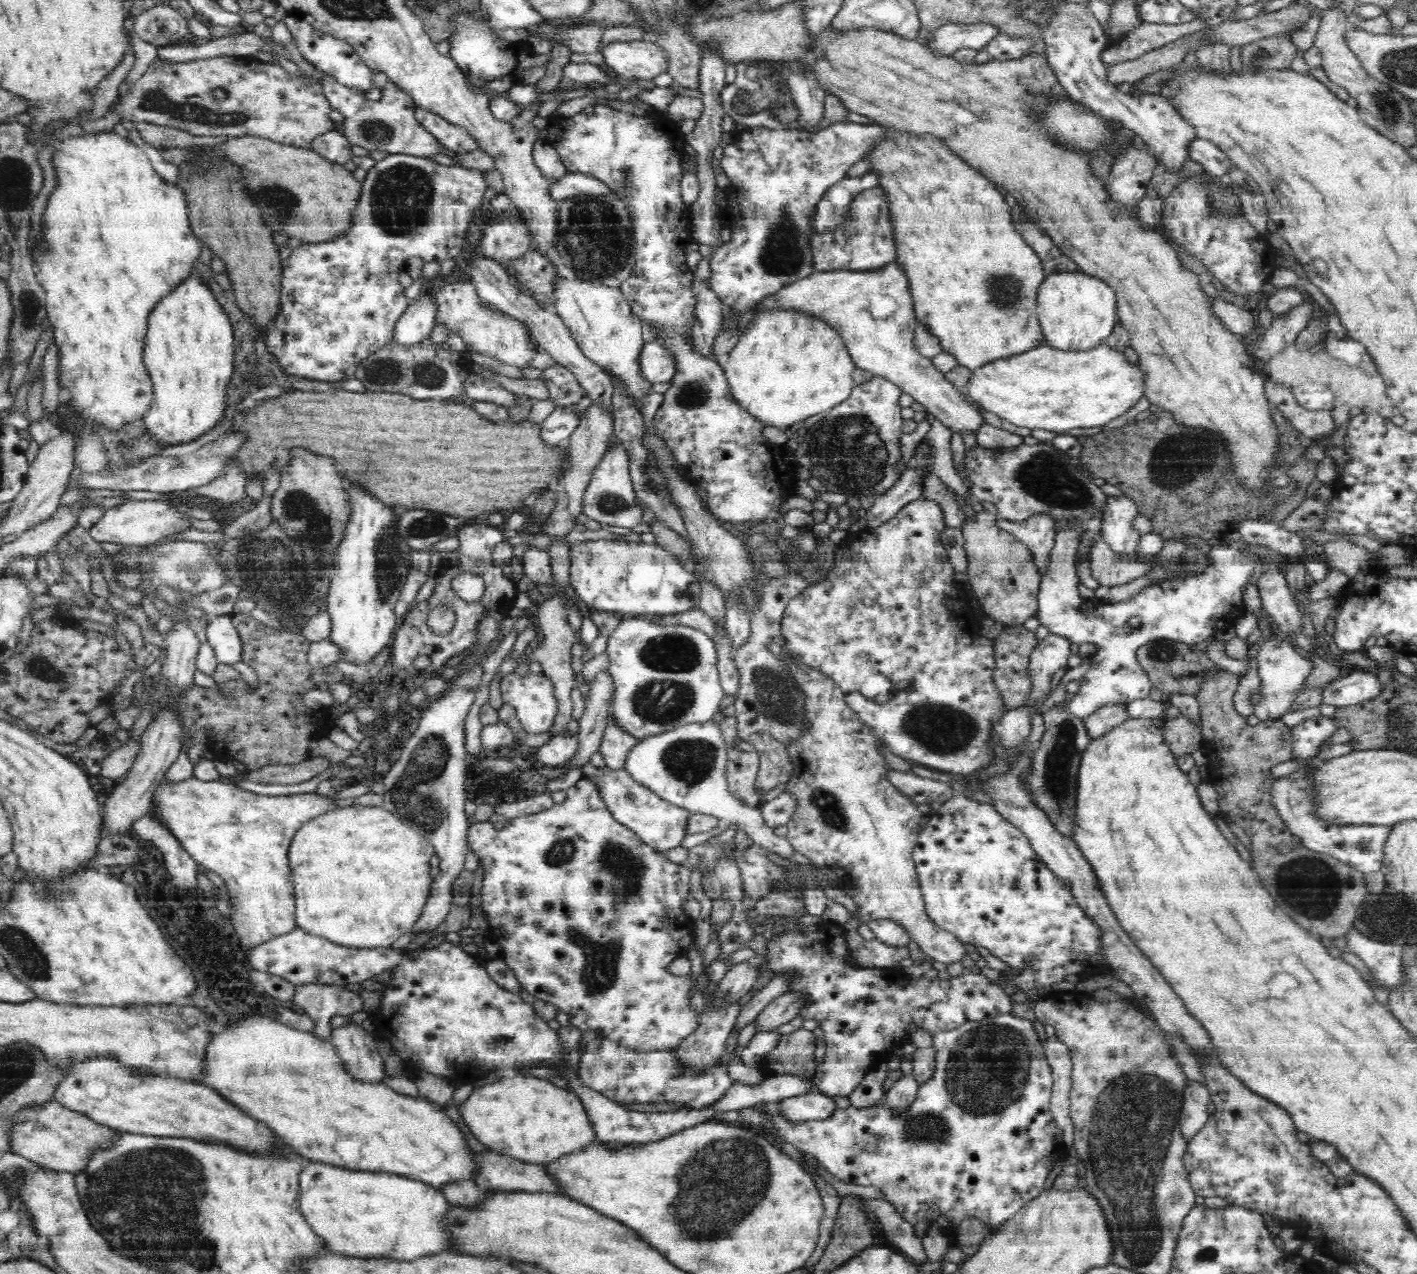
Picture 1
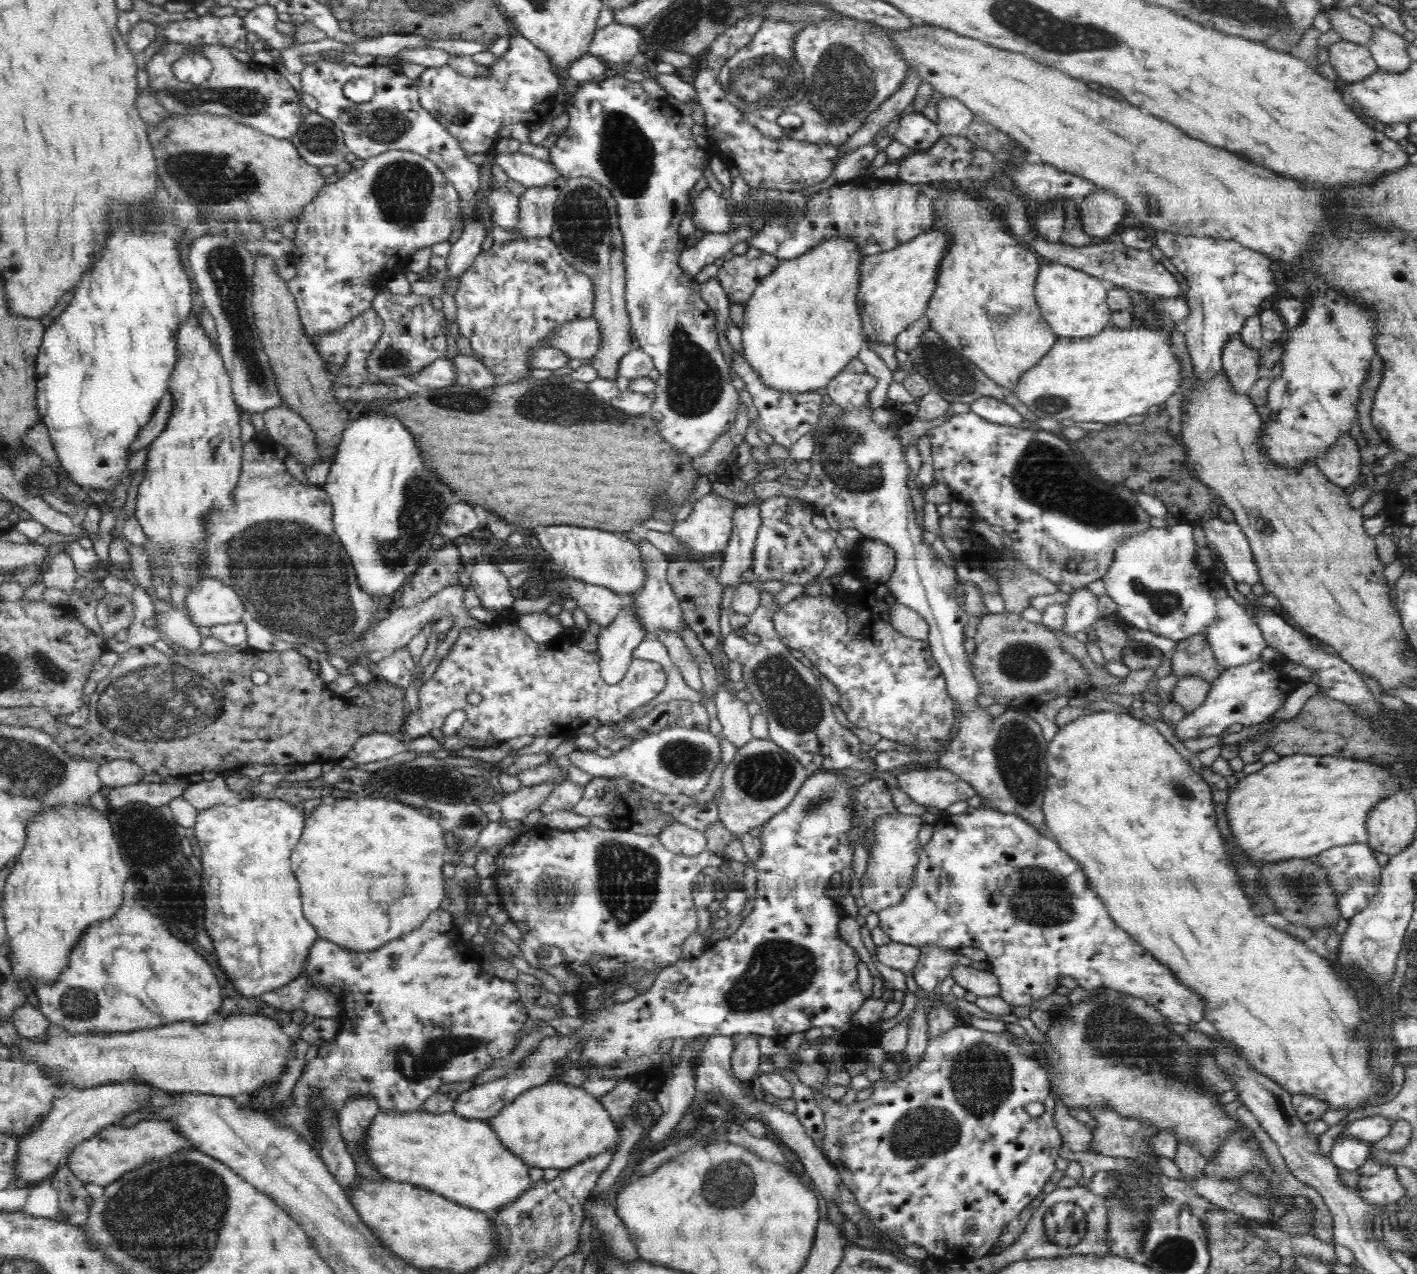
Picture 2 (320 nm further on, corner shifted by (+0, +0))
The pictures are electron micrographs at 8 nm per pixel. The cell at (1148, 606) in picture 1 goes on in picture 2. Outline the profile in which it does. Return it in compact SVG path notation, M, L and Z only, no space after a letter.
M1178 523L1129 535L1113 554L1113 564L1101 579L1106 595L1118 604L1118 618L1128 626L1149 630L1175 641L1206 636L1217 663L1225 669L1261 658L1267 644L1252 612L1232 599L1220 584L1198 582L1194 526Z

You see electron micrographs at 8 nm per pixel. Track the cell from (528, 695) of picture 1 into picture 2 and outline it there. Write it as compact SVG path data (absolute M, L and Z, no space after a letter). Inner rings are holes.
M509 613L507 615L499 614L497 618L494 618L490 624L487 624L483 629L466 627L460 630L456 642L449 649L445 657L439 662L437 669L433 673L432 679L423 683L420 687L419 692L419 703L420 709L413 713L408 711L407 718L404 724L404 739L409 741L411 739L418 738L420 735L430 735L430 731L434 728L442 728L444 726L444 721L450 713L456 710L462 710L466 713L466 720L462 726L455 732L456 736L461 736L462 738L477 738L478 740L483 740L483 742L501 742L510 740L510 738L516 738L517 736L522 736L524 734L537 736L562 736L562 738L567 738L575 734L578 729L585 724L589 719L598 719L603 724L616 723L618 721L624 720L628 715L632 713L638 706L642 706L650 700L654 700L666 686L666 674L664 670L657 662L652 662L651 660L644 660L635 658L630 664L628 674L615 685L609 685L604 682L604 679L599 673L599 662L600 653L598 649L592 651L586 651L580 644L578 644L578 639L575 639L572 634L562 633L558 634L556 639L550 639L547 643L534 642L534 639L528 636L528 633L518 625L518 615L512 615ZM472 692L478 692L482 695L482 701L478 705L470 705L466 701L466 696L472 694Z

